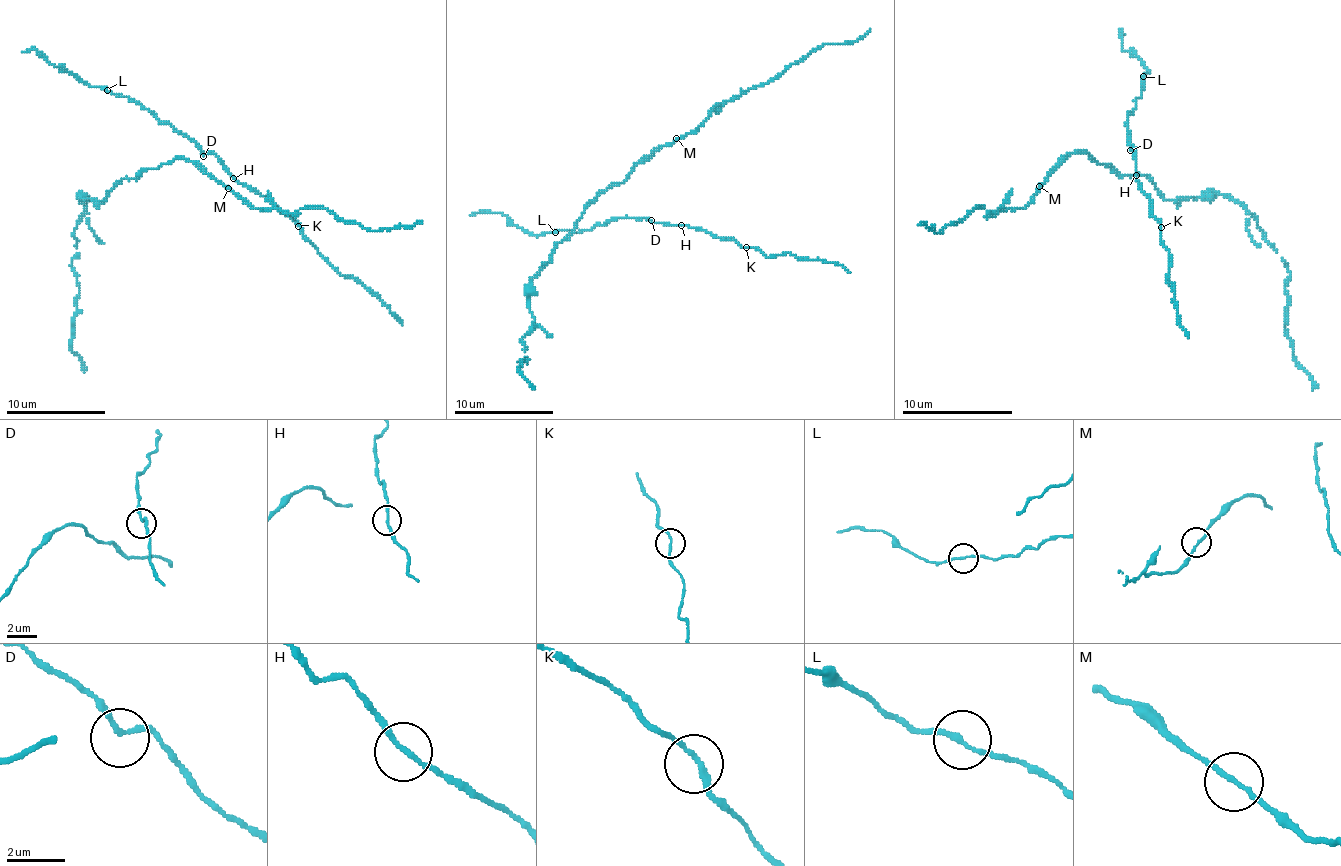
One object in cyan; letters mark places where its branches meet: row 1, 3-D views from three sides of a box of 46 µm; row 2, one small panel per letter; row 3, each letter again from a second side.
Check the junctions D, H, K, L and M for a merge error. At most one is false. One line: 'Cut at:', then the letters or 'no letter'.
Cut at: no letter

